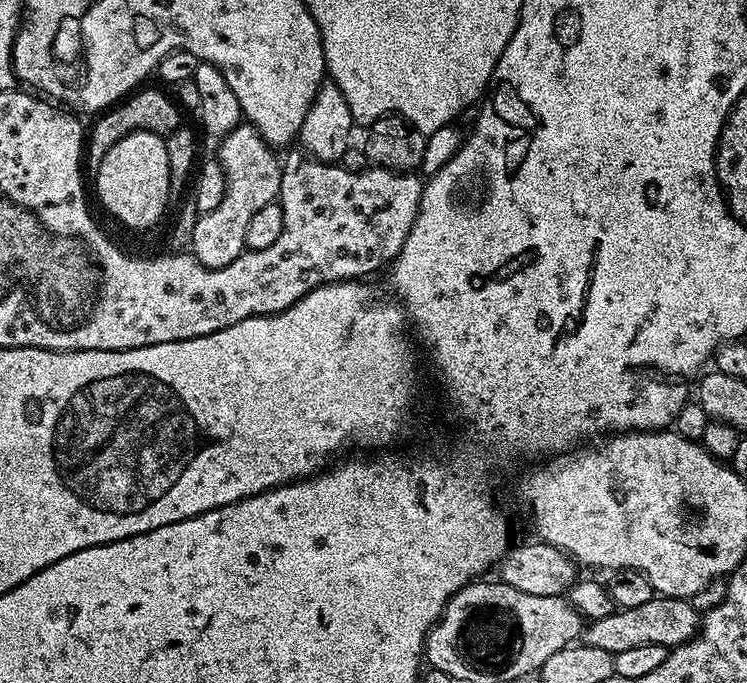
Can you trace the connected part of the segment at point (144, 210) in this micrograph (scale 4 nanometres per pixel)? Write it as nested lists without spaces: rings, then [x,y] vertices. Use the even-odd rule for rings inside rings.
[[[130,132],[108,150],[94,171],[96,196],[116,220],[128,228],[152,228],[164,216],[170,195],[170,166],[167,165],[167,139],[152,132]]]

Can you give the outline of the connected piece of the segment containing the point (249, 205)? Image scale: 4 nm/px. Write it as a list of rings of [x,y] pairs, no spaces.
[[[241,122],[219,141],[218,148],[220,169],[224,171],[222,202],[218,202],[214,210],[197,215],[190,245],[192,255],[197,256],[207,268],[230,266],[234,258],[242,255],[246,250],[246,225],[250,218],[254,218],[257,210],[273,203],[280,195],[281,157],[251,124]]]

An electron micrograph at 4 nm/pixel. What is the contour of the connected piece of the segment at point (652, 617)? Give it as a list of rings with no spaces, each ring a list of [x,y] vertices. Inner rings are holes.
[[[653,595],[652,600],[642,606],[617,610],[609,617],[591,621],[582,633],[583,643],[613,654],[631,650],[633,646],[666,646],[669,650],[677,648],[679,644],[691,640],[700,627],[701,613],[696,613],[692,604],[691,599]]]

